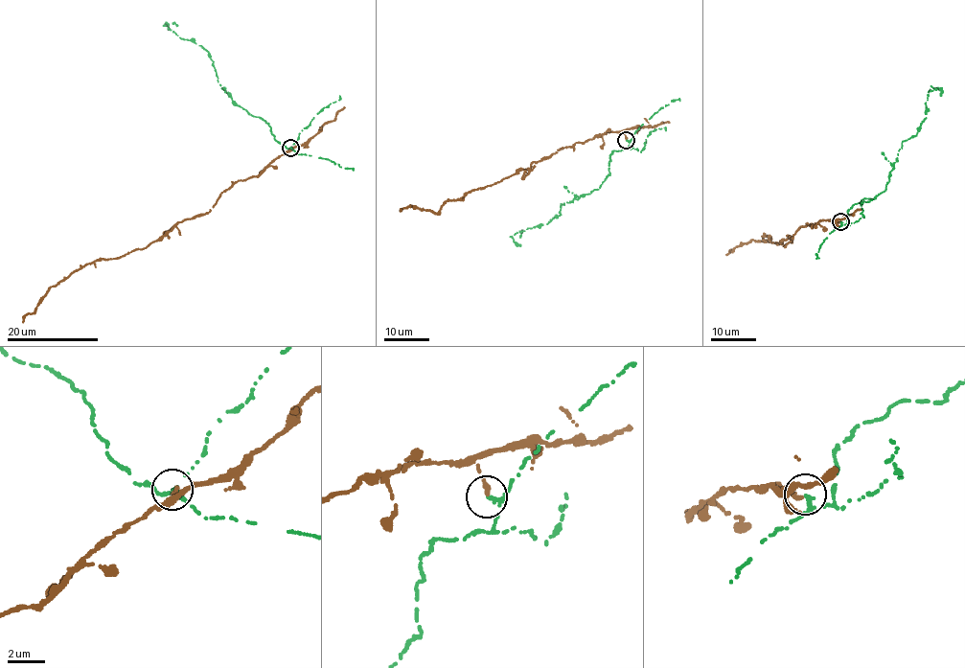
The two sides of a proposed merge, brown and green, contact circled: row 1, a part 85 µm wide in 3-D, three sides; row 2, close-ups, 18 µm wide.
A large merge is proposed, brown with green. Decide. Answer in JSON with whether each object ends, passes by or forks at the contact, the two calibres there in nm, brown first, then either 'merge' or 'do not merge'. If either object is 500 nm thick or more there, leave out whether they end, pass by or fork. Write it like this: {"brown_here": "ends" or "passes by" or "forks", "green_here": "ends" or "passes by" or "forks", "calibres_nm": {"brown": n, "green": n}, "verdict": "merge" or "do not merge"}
{"brown_here": "ends", "green_here": "passes by", "calibres_nm": {"brown": 260, "green": 200}, "verdict": "do not merge"}

